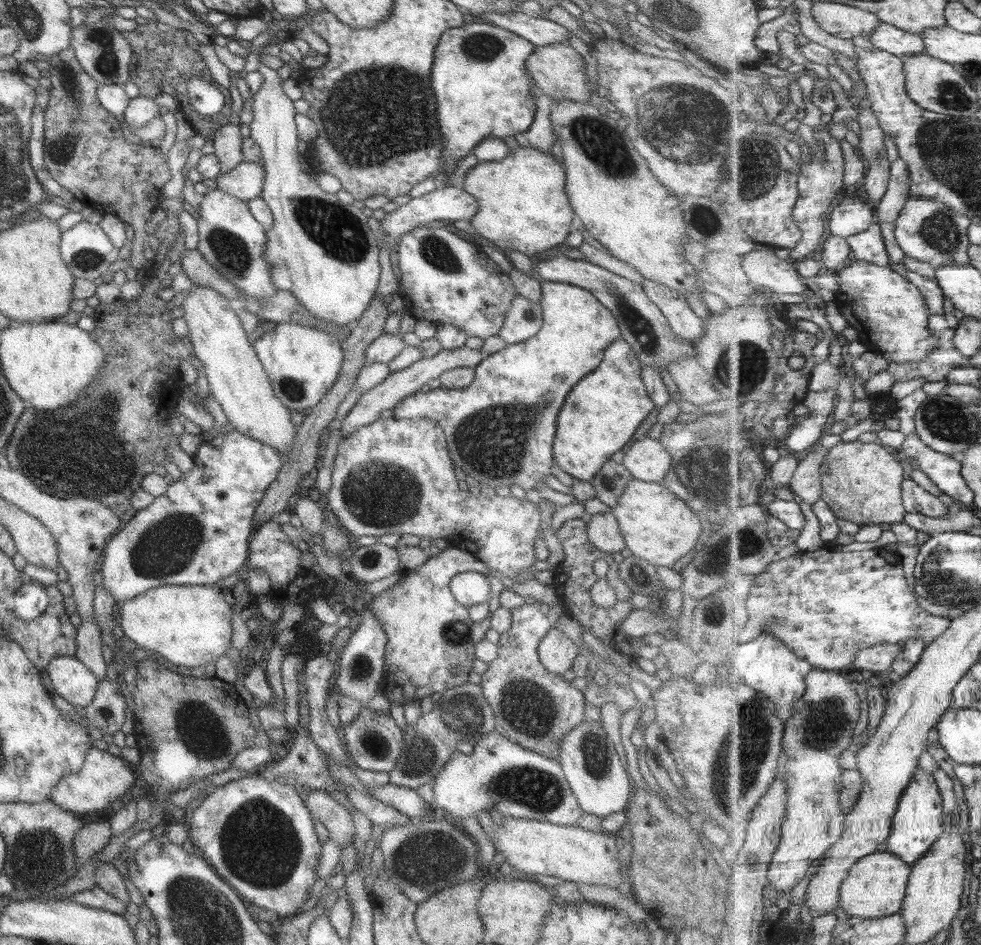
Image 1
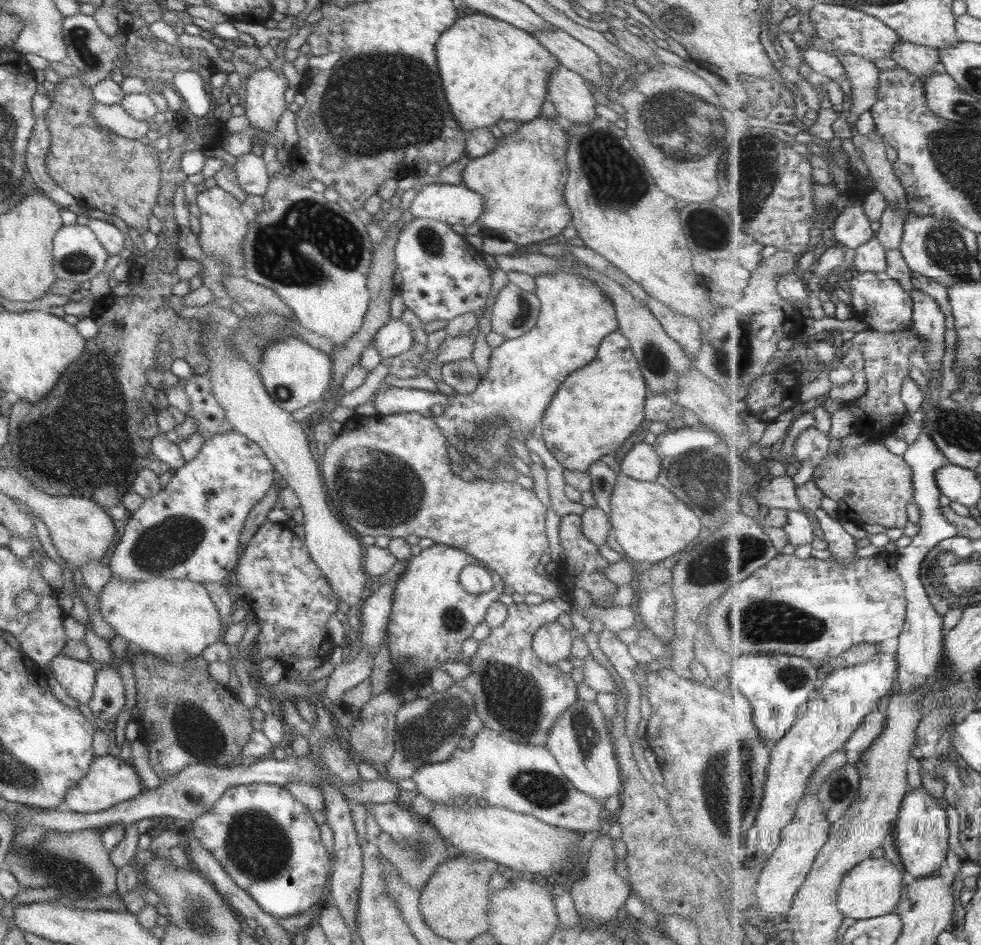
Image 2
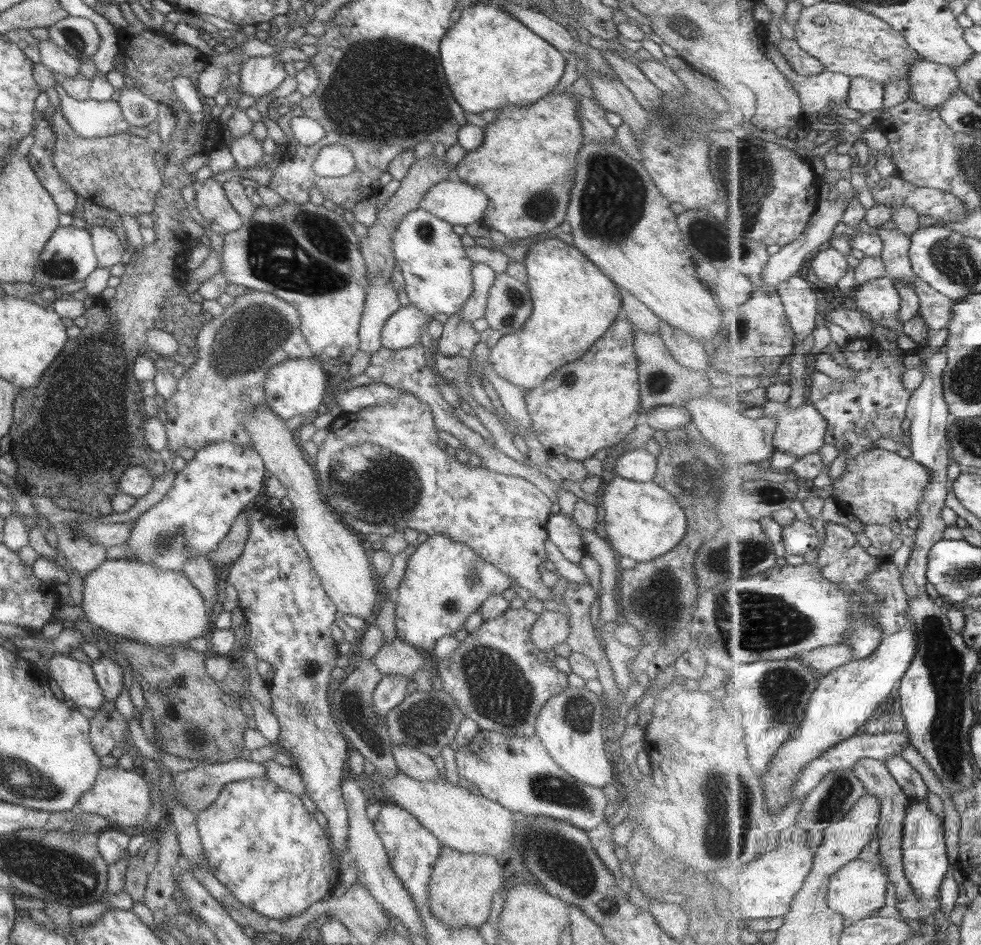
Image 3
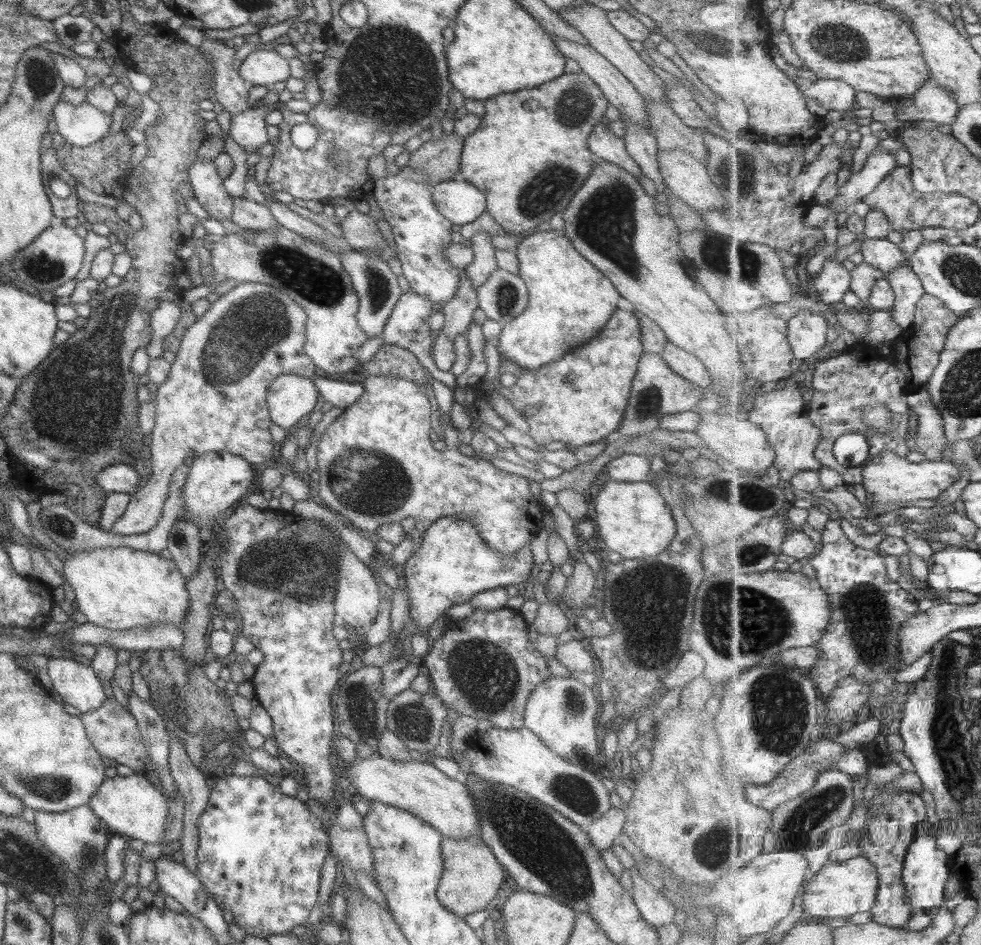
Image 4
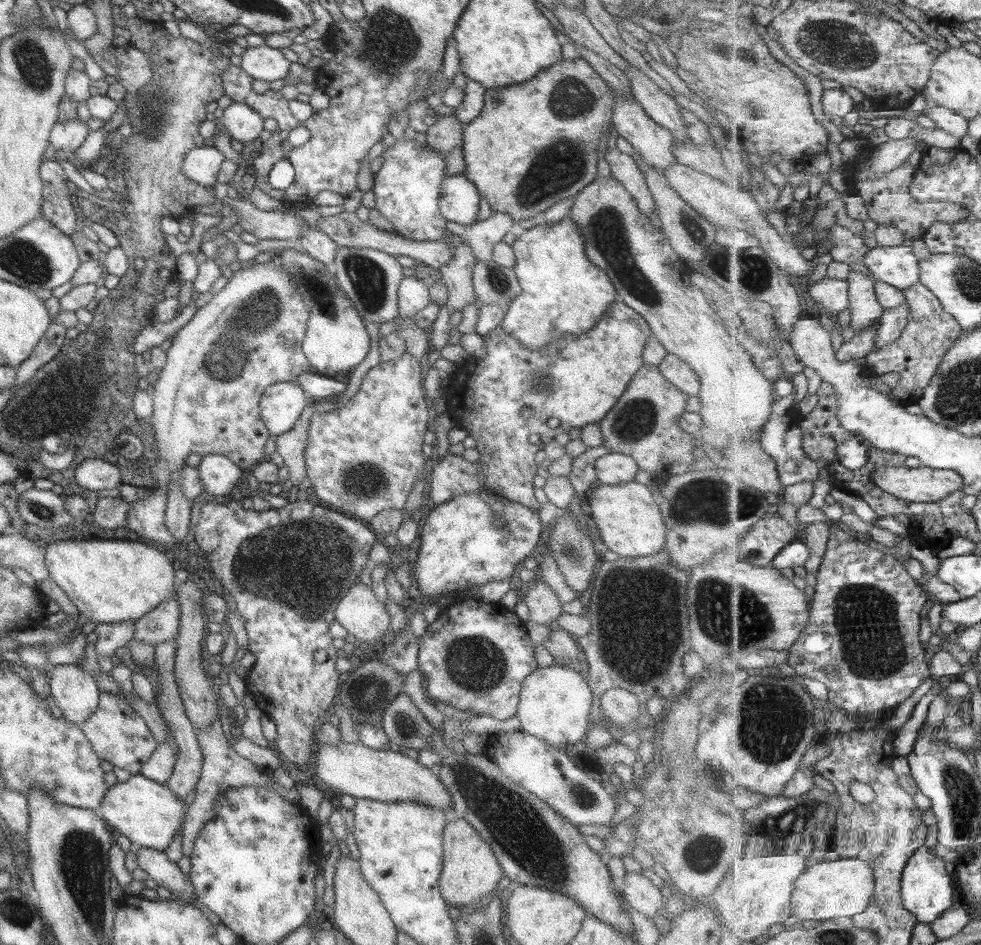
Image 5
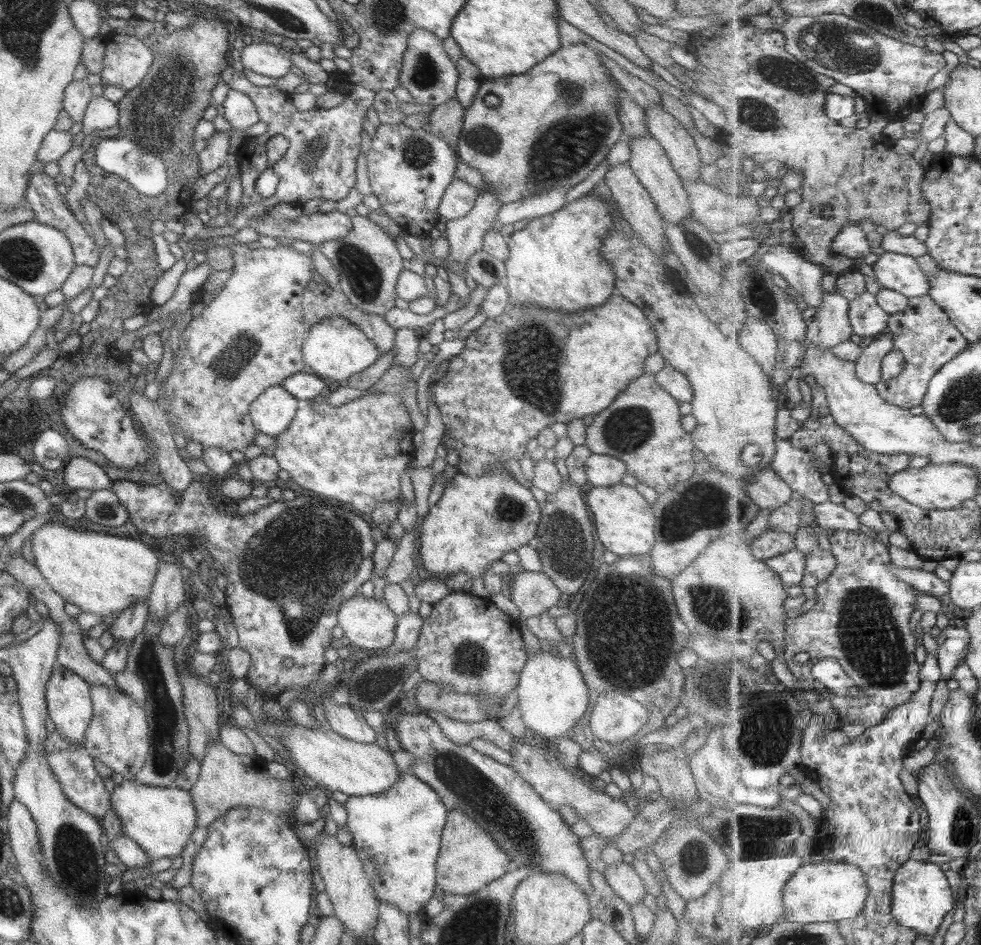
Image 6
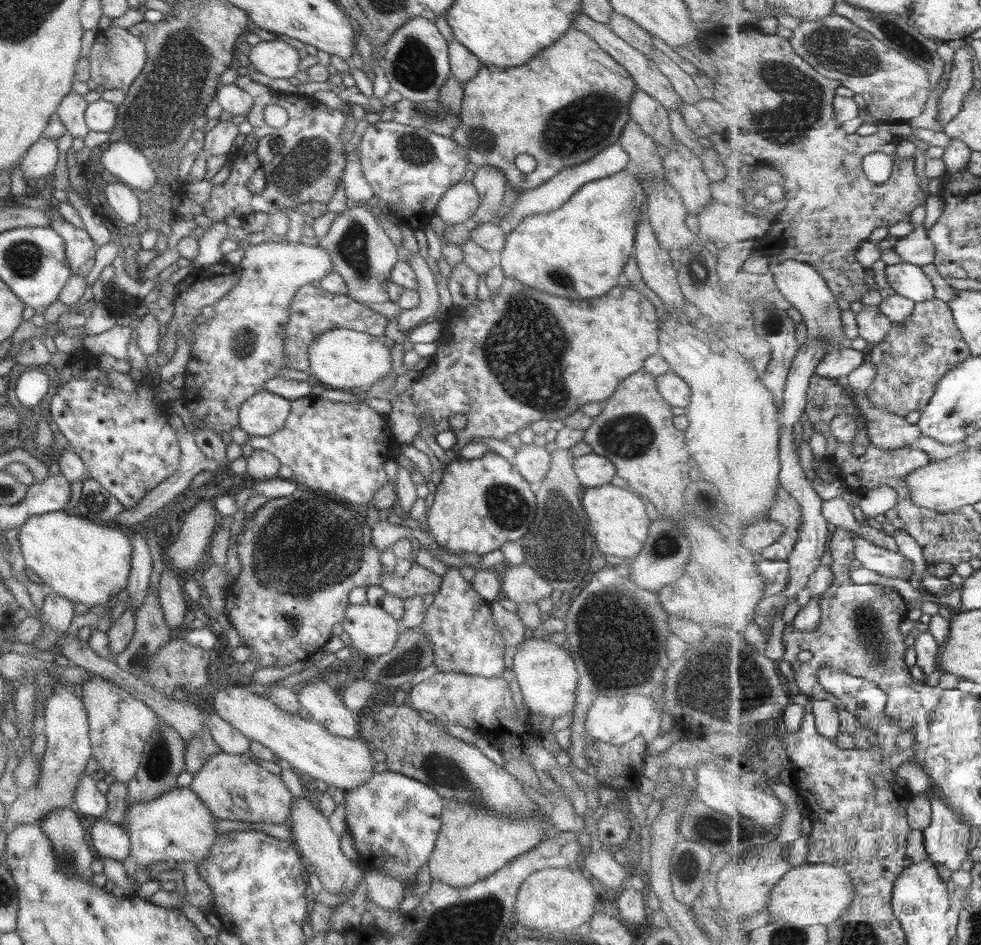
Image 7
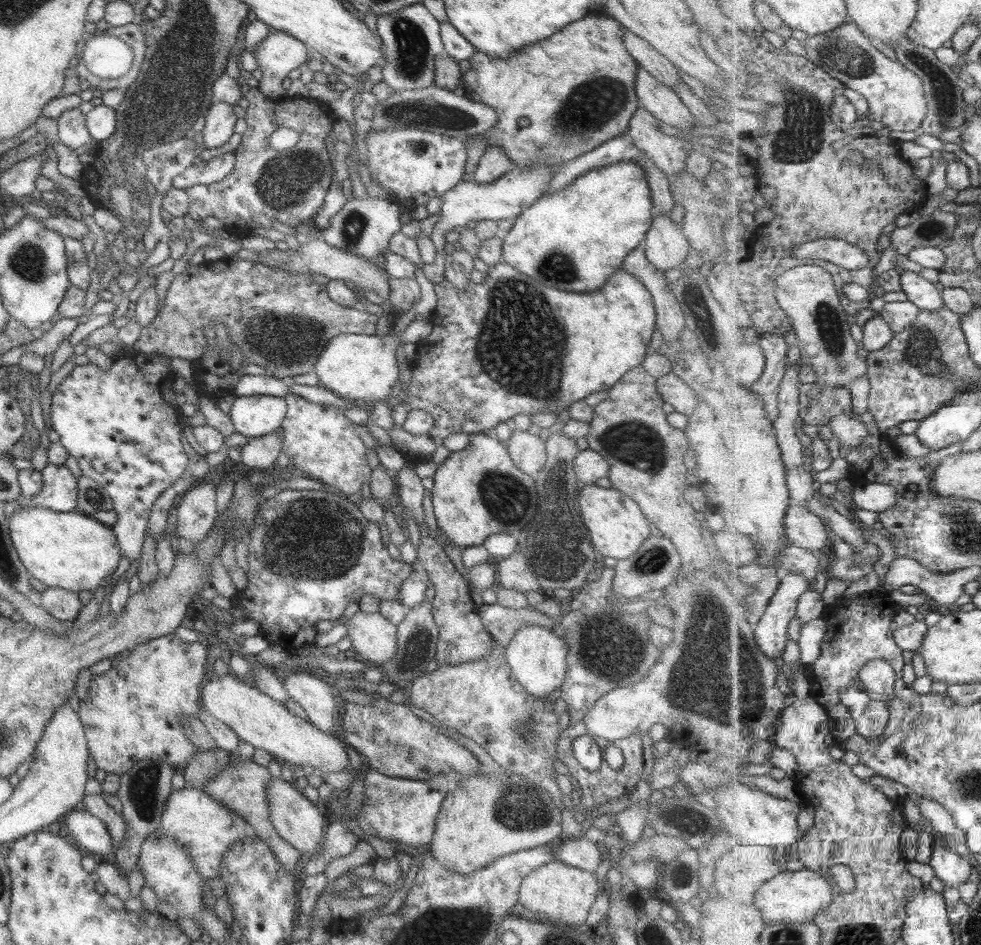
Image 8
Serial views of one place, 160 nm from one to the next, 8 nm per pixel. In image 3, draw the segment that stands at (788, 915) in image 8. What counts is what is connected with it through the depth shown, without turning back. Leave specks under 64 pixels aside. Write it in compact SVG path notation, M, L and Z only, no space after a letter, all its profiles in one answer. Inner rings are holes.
M857 859L846 864L830 877L830 886L827 892L827 904L831 910L839 912L853 922L877 914L880 908L887 905L889 876L886 869L877 860Z

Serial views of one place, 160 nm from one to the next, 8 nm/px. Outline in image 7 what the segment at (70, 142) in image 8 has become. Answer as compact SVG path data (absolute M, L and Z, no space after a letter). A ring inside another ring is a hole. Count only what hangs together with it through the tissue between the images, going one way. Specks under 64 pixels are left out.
M70 91L66 96L63 96L55 109L54 114L57 115L65 130L73 138L83 138L88 132L84 123L84 110L87 105L88 103L83 99L83 95Z

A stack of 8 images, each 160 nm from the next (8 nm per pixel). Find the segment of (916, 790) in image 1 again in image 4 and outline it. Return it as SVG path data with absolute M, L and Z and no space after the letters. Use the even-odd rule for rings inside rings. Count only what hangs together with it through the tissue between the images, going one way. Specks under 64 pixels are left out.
M919 822L917 840L908 848L902 877L906 884L907 897L912 908L917 911L929 911L931 908L943 908L947 901L946 886L952 875L949 868L949 855L939 848L935 836L931 836L931 822Z

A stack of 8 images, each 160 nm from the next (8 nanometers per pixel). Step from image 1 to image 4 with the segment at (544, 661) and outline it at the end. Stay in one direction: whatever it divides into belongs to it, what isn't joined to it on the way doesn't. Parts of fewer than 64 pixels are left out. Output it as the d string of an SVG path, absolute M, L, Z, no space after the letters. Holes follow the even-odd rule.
M548 601L538 604L532 624L538 634L551 634L555 637L566 629L572 628L572 620L562 605Z

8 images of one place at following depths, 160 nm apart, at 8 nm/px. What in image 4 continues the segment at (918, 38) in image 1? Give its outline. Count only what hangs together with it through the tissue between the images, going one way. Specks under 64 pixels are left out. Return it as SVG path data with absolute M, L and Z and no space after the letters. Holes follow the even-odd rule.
M929 78L927 84L919 88L911 98L912 105L896 112L899 120L928 120L952 126L952 122L959 114L960 104L954 92L941 88L935 78Z

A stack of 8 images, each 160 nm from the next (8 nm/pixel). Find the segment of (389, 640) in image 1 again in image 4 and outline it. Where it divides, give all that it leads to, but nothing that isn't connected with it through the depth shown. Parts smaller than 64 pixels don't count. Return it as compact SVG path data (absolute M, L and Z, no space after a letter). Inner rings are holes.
M452 516L438 518L427 525L419 547L399 570L400 584L404 585L408 598L409 616L425 636L437 618L447 618L447 608L468 602L477 592L497 588L511 591L519 582L529 581L534 571L528 546L522 546L513 556L501 556L480 539L472 524Z

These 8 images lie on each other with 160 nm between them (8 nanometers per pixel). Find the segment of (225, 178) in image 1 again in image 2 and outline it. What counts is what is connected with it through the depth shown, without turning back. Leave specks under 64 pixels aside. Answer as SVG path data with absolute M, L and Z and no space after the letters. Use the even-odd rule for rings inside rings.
M247 153L235 157L234 171L236 183L246 195L263 196L270 181L270 168L263 164L261 156Z

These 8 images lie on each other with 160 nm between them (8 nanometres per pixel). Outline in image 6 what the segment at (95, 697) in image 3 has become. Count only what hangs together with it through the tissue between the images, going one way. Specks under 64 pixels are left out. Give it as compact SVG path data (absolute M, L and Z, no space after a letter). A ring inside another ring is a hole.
M55 665L44 687L47 716L55 726L54 731L67 742L81 746L84 730L92 717L90 684L74 672Z

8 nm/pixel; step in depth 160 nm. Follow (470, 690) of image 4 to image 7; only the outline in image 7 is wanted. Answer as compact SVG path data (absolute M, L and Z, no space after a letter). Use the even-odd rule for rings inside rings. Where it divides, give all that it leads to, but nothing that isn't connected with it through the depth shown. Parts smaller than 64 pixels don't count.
M449 567L441 577L437 592L433 594L433 601L424 610L420 632L425 635L432 650L432 663L439 672L459 672L469 676L483 678L497 678L505 670L503 662L503 639L498 628L493 624L489 602L483 600L472 588L470 581L463 579L458 570Z

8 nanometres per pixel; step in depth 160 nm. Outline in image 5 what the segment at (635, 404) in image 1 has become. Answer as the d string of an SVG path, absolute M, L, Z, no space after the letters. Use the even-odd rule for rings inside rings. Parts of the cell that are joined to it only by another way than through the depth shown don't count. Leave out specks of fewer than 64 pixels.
M617 300L607 307L591 331L561 338L561 342L555 340L539 350L525 349L514 338L505 334L501 326L482 336L485 357L469 358L458 366L459 370L450 375L451 383L444 391L446 404L456 426L475 440L474 448L479 453L475 462L484 476L482 481L485 488L511 502L538 511L540 504L533 497L532 485L537 467L534 461L535 452L551 439L554 440L555 436L565 434L575 437L583 426L597 424L605 417L631 377L642 366L642 349L649 334L643 318L622 304L621 300ZM525 406L533 410L529 418L524 418L519 412Z

